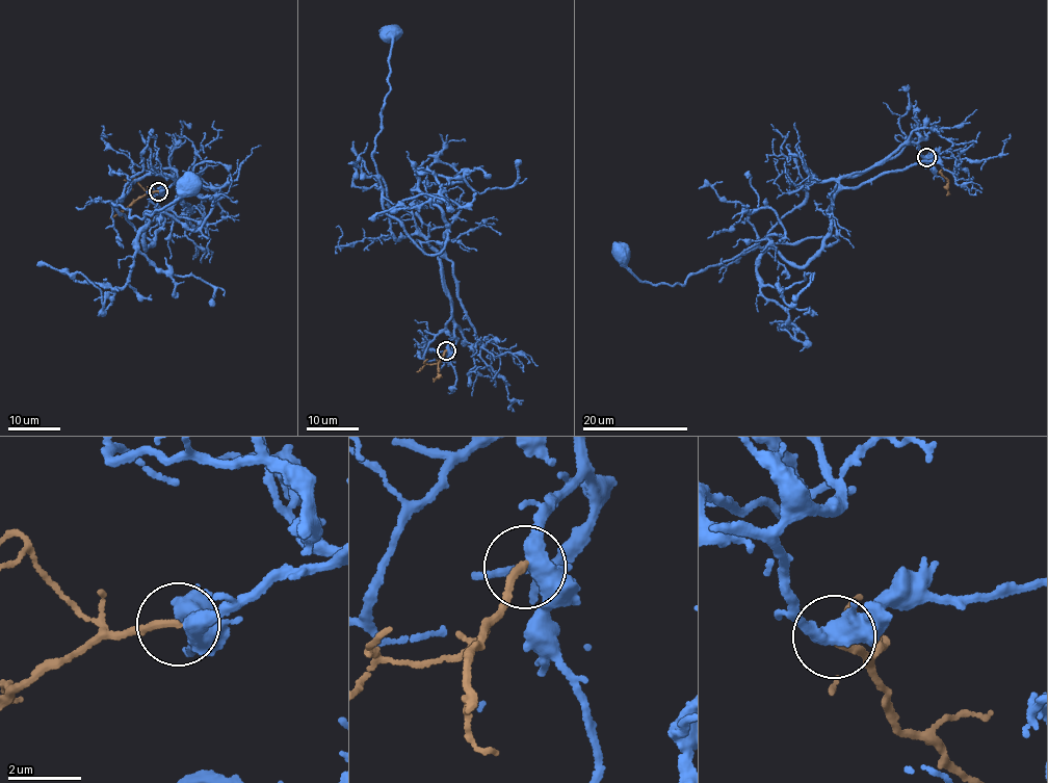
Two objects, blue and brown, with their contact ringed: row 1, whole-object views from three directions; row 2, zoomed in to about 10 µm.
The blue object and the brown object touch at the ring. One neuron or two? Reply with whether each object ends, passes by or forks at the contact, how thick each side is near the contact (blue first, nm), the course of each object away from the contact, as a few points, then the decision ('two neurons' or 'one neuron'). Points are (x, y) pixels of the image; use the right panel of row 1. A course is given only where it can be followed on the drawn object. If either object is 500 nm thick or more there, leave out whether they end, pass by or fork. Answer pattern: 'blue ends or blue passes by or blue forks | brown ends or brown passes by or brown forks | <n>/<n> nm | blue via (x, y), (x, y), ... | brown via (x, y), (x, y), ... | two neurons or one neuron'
blue passes by | brown ends | 440/200 nm | blue via (926, 157), (906, 142), (862, 172), (807, 183), (803, 202), (752, 246), (683, 284), (637, 279), (620, 253) | brown via (925, 157), (932, 161), (936, 172), (946, 177), (947, 194) | one neuron

